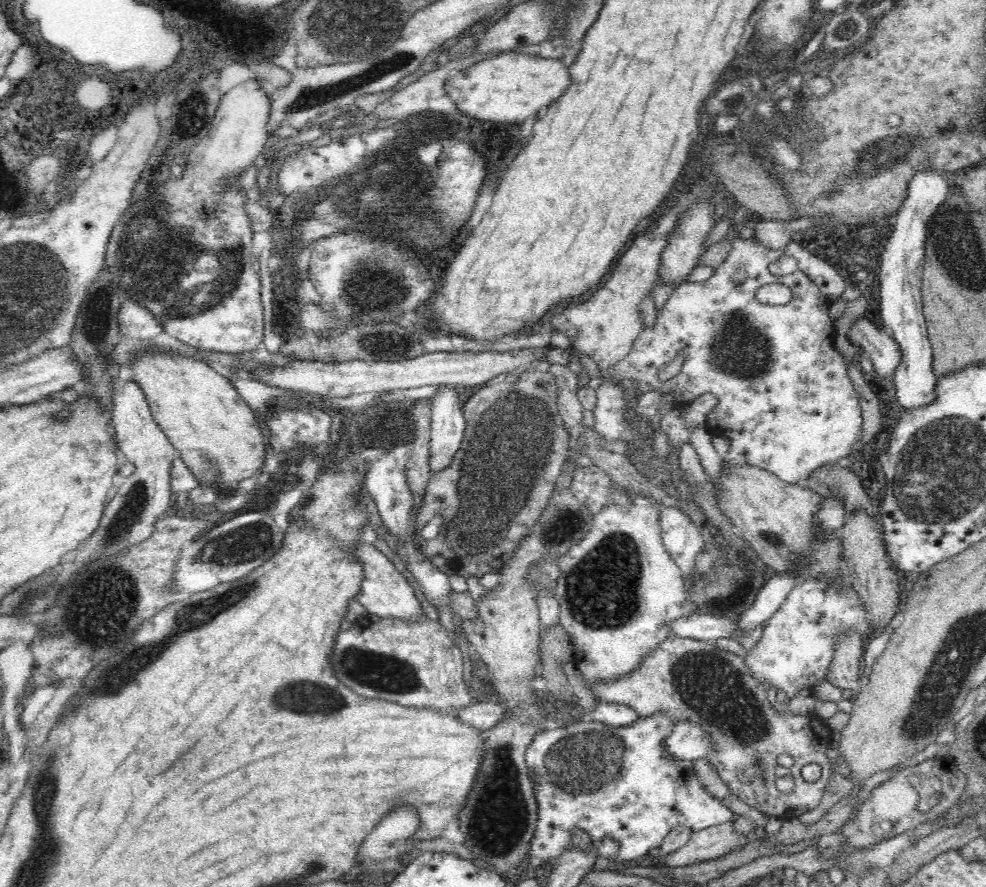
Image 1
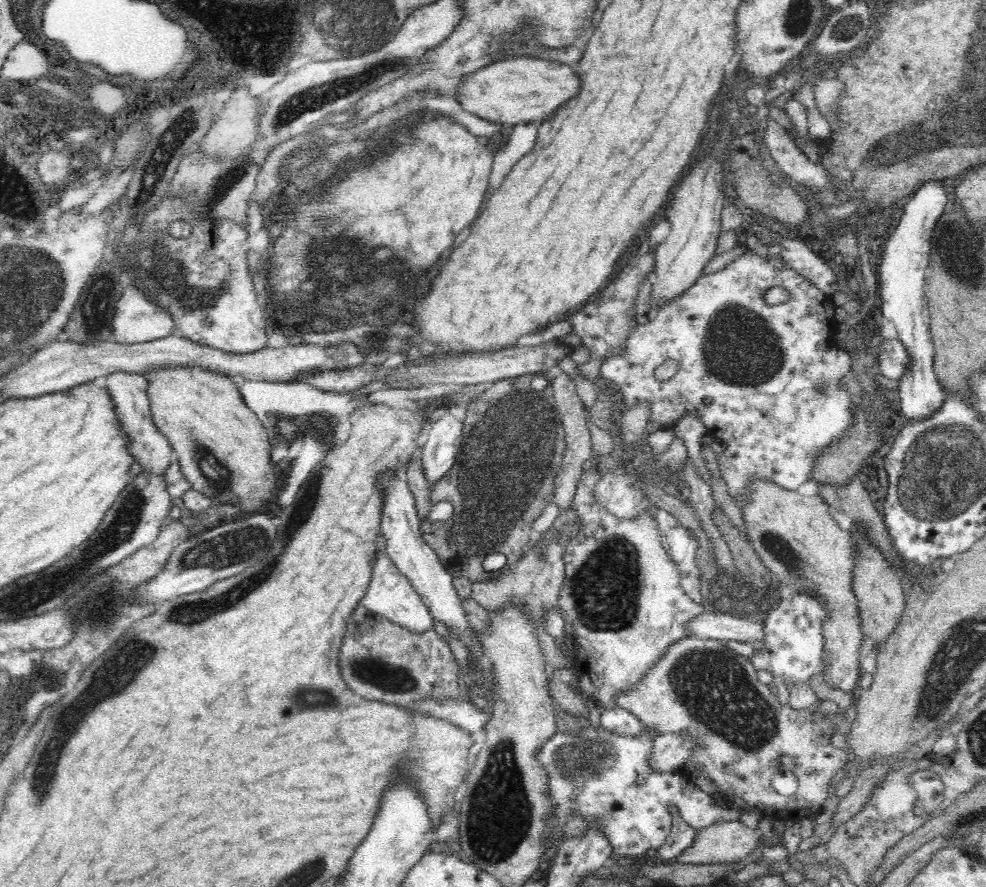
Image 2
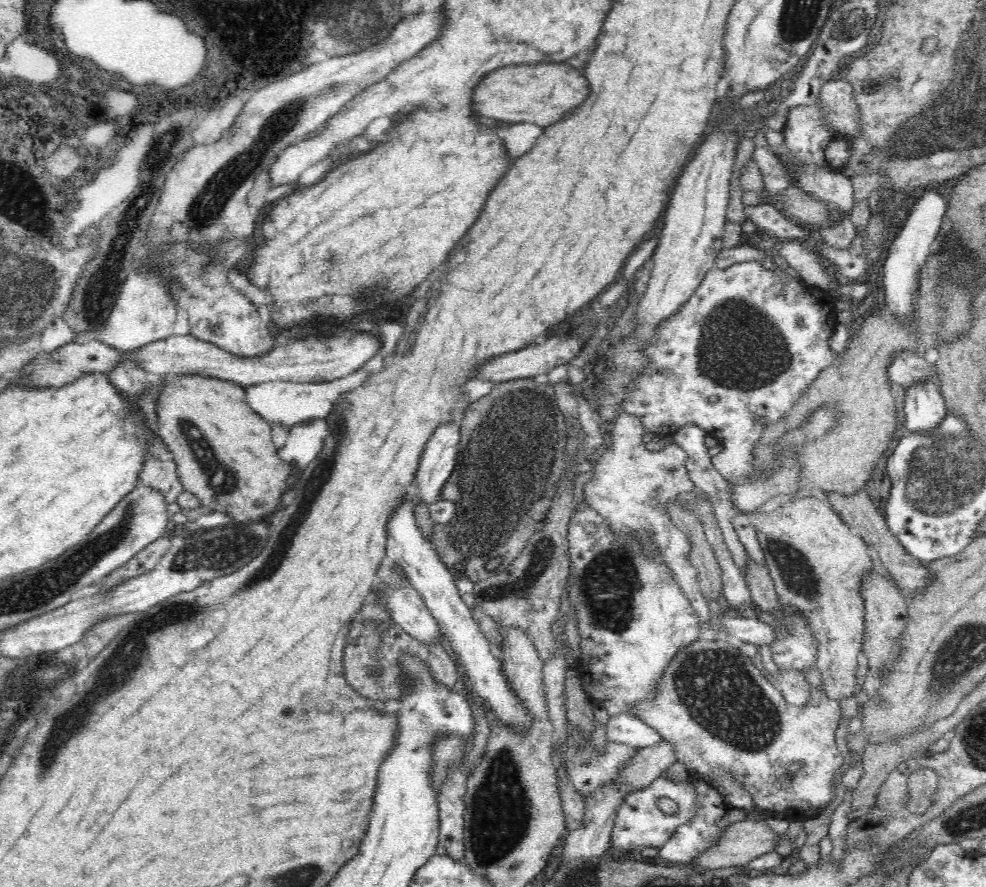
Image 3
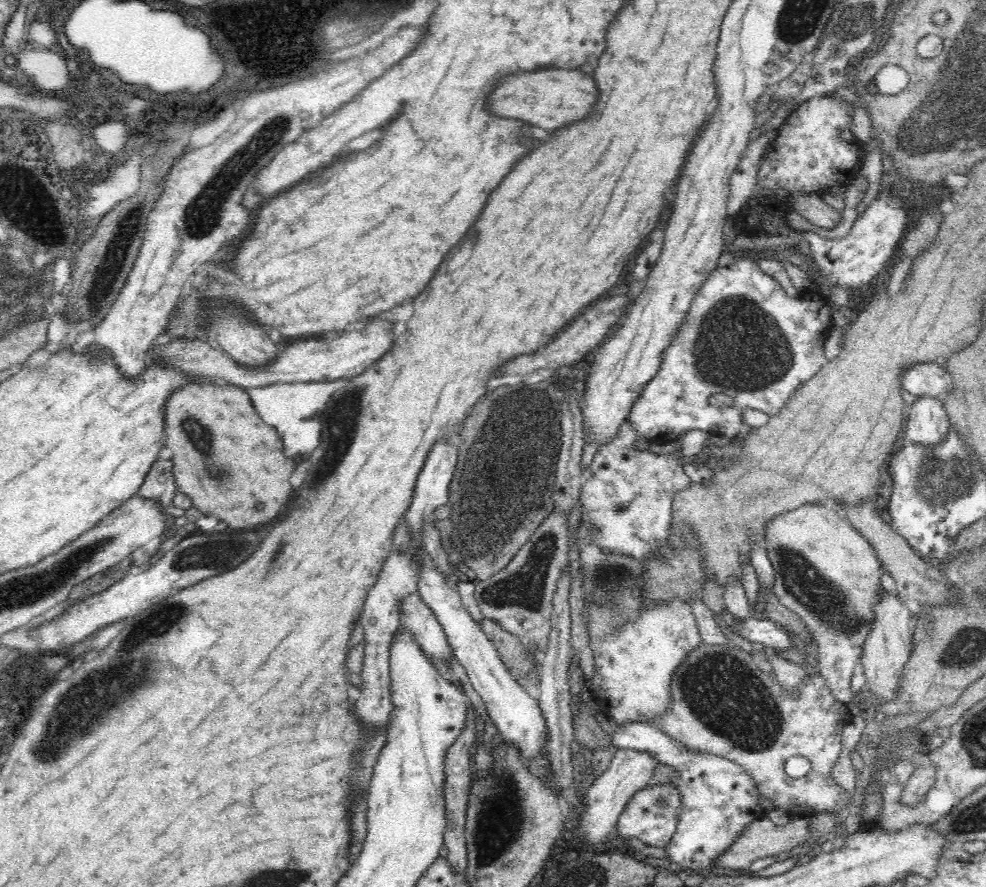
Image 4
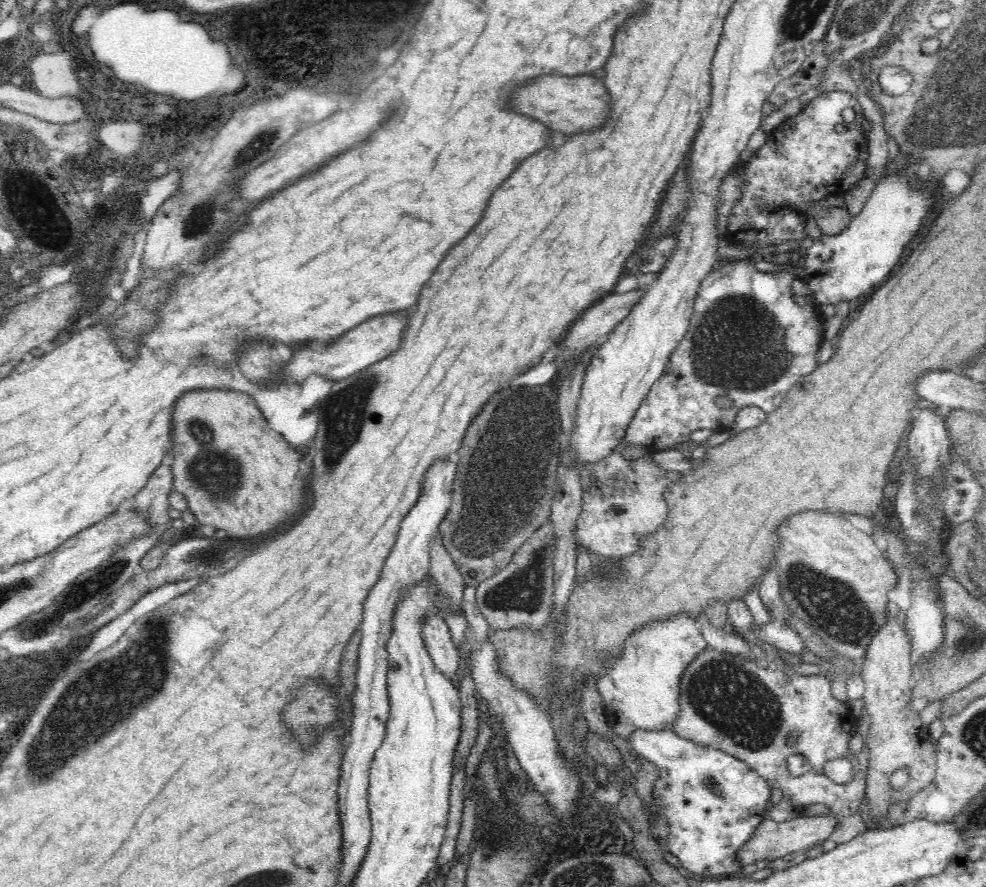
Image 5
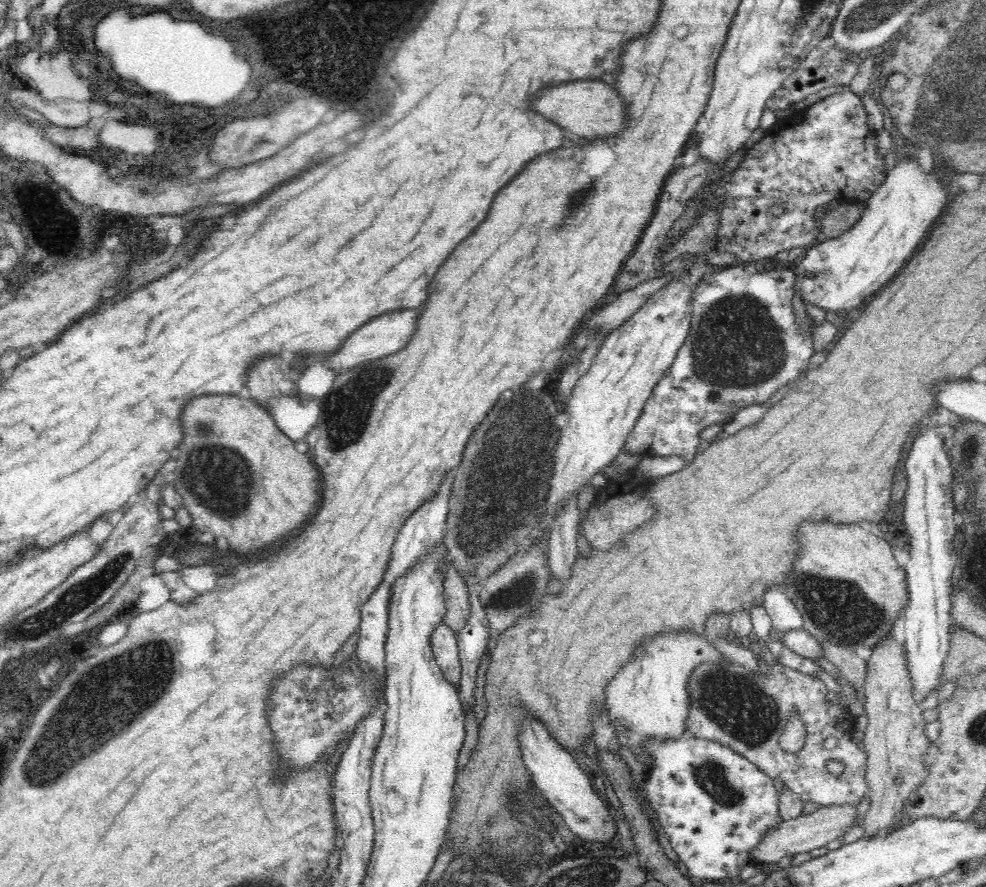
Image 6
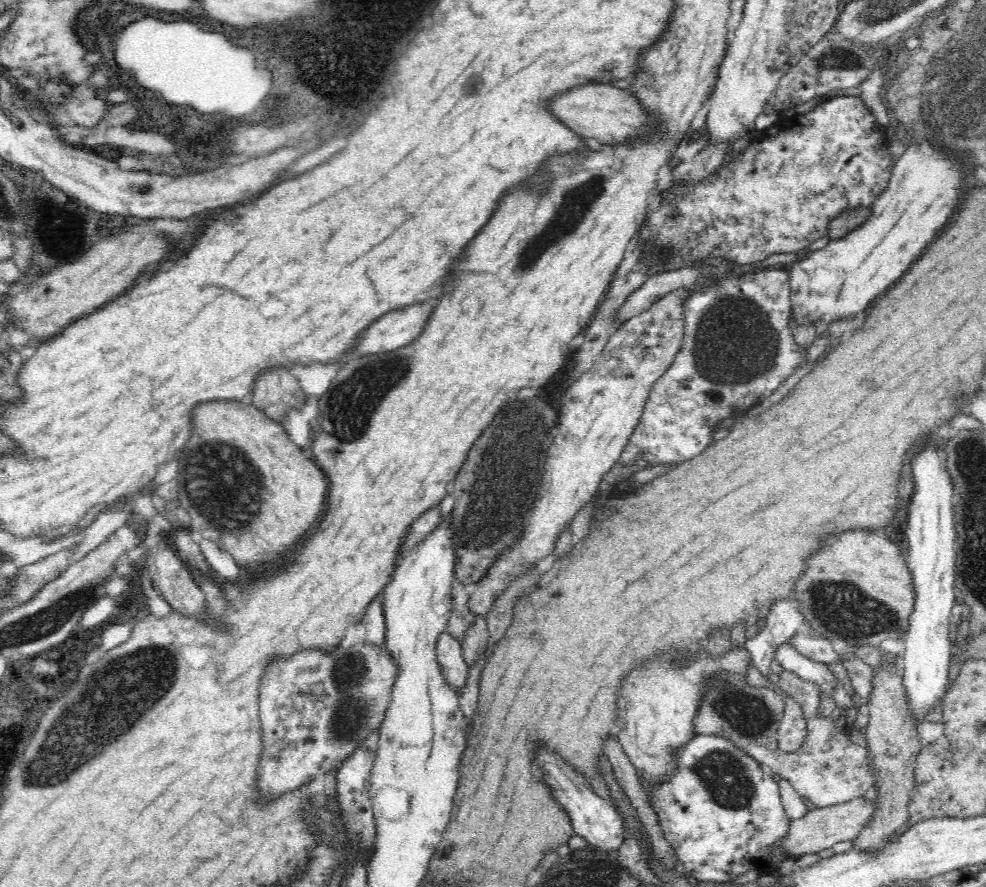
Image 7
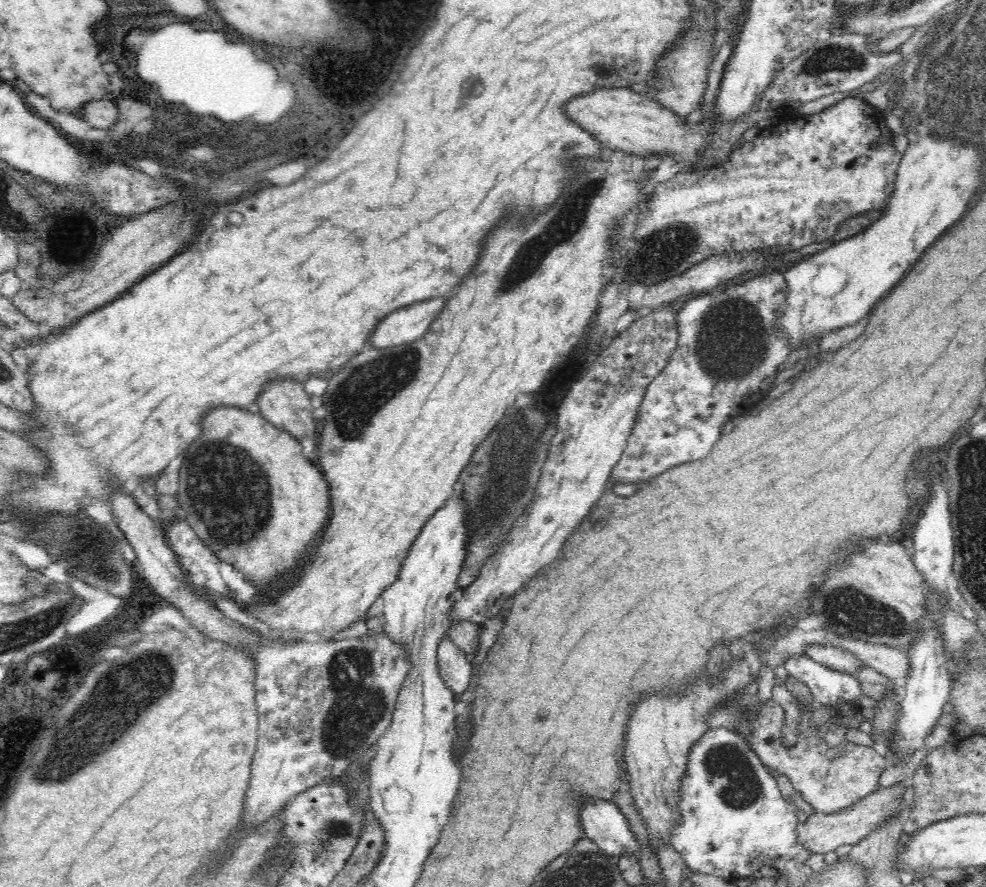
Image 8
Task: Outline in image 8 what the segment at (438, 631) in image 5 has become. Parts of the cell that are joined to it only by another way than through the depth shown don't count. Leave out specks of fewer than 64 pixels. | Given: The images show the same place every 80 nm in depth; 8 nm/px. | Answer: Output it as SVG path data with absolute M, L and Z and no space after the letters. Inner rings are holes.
M444 636L437 649L439 674L448 688L459 698L472 681L472 666L467 655L450 637Z

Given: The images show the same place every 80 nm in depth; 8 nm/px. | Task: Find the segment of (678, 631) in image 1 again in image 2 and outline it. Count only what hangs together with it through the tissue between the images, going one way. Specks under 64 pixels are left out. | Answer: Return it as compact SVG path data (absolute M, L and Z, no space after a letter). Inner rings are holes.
M706 609L702 614L687 620L684 624L690 637L704 637L704 639L722 642L738 641L754 644L764 640L766 631L760 620L746 619L726 613L716 613Z

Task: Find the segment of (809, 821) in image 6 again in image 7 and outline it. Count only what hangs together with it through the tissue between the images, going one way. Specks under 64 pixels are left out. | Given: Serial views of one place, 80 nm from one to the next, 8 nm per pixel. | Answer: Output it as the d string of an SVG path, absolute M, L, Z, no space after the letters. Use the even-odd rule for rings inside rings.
M877 796L869 801L860 797L833 807L816 807L815 810L808 811L804 817L790 821L788 832L779 840L777 848L792 855L814 854L834 846L836 842L854 841L870 820L876 803Z

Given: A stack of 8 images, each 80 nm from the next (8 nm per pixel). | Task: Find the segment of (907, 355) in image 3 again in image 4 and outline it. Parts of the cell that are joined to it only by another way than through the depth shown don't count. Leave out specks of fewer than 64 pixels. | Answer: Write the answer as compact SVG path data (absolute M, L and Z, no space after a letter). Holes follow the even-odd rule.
M922 362L922 364L912 364L902 372L902 388L914 394L914 396L924 395L926 397L938 397L940 401L946 398L948 393L953 391L953 379L944 368L938 364Z

